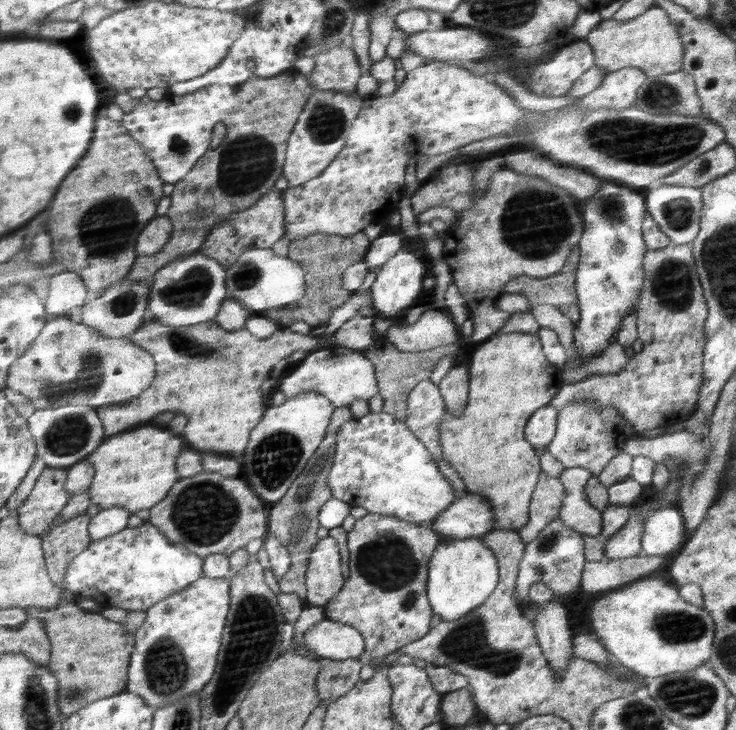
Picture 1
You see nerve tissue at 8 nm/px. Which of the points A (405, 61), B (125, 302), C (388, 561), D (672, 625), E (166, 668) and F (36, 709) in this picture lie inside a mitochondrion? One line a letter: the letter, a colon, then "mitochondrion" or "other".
A: other
B: mitochondrion
C: mitochondrion
D: mitochondrion
E: mitochondrion
F: mitochondrion

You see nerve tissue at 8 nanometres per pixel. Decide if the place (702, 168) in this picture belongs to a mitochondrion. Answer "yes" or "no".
yes

